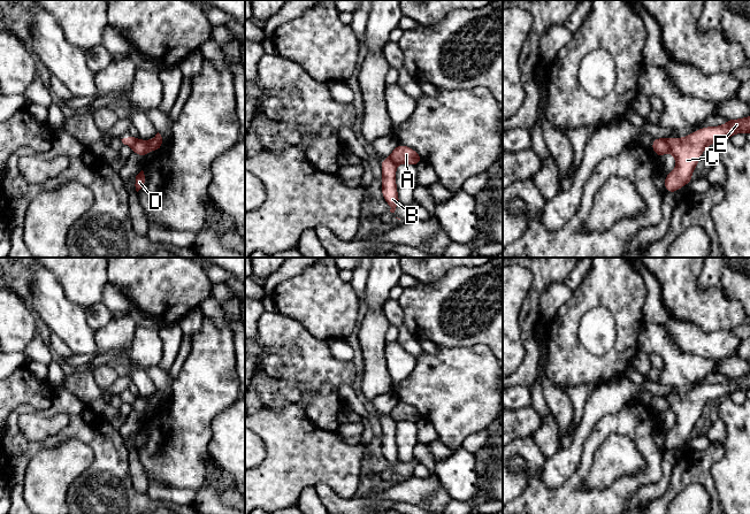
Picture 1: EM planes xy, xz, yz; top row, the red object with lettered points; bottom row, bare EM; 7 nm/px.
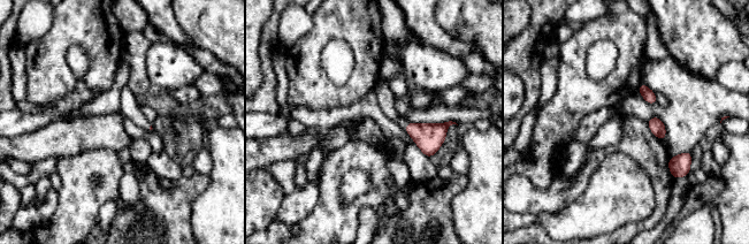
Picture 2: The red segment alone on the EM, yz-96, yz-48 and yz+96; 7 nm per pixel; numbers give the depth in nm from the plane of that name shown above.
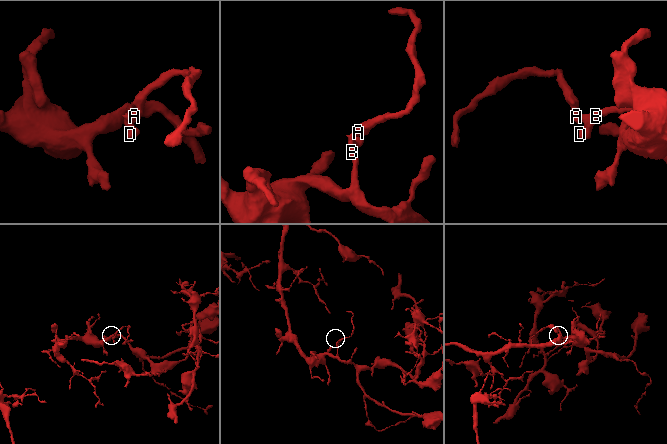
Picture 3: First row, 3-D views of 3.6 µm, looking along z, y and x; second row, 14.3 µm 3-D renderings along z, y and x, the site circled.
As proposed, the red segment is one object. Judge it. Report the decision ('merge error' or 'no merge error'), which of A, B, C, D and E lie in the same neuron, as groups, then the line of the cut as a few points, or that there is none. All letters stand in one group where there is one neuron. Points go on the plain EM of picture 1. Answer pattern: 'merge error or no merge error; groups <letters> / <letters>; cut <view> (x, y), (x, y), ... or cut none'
merge error; groups A / B C D E; cut yz (664, 397), (668, 407)

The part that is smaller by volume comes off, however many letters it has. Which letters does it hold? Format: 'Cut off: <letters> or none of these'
Cut off: A

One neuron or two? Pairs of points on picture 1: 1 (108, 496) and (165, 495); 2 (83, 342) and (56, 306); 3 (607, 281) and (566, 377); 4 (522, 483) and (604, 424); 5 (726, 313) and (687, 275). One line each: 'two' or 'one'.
1: two
2: one
3: one
4: two
5: one

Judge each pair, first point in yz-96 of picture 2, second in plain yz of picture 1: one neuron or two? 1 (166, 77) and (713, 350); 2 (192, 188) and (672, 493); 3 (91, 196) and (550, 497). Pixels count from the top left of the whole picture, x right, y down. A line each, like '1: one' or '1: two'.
1: one
2: one
3: one

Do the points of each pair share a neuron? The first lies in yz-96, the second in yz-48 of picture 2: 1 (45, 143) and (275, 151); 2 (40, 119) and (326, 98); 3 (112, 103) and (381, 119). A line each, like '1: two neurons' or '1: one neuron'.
1: one neuron
2: two neurons
3: one neuron

